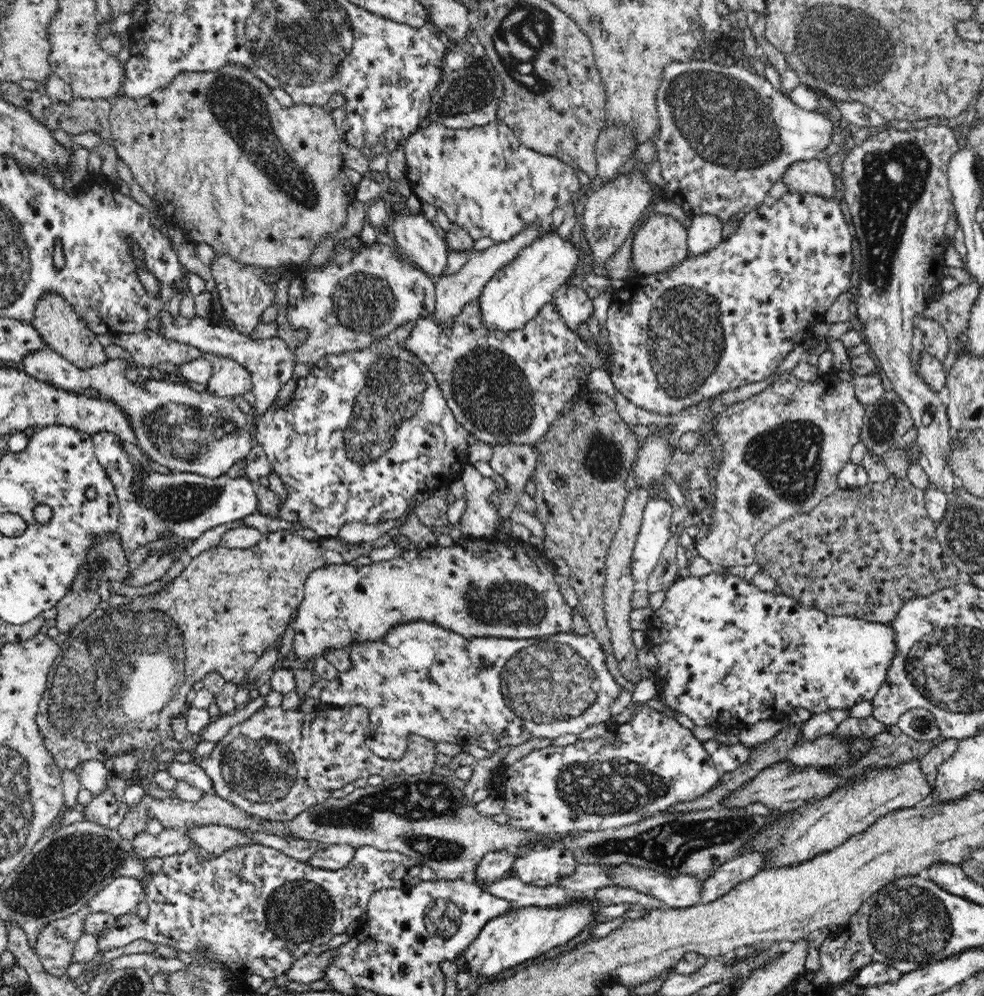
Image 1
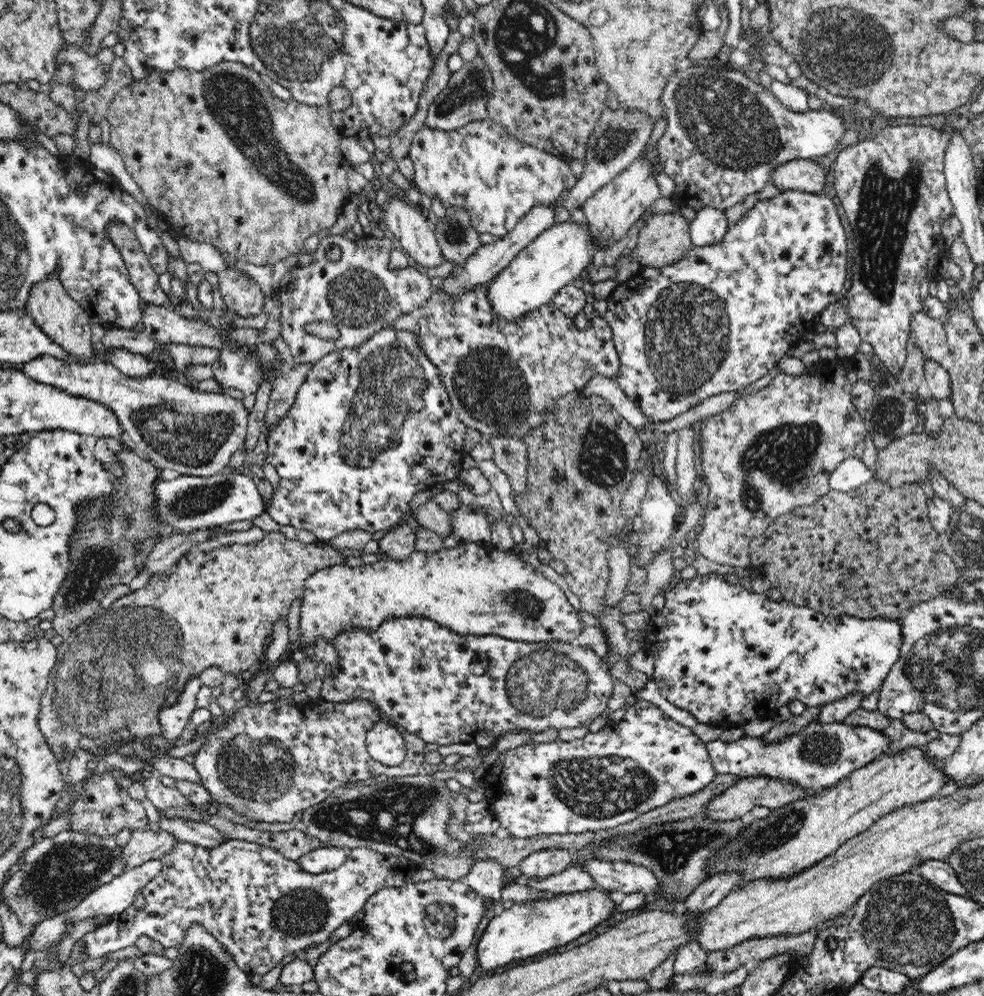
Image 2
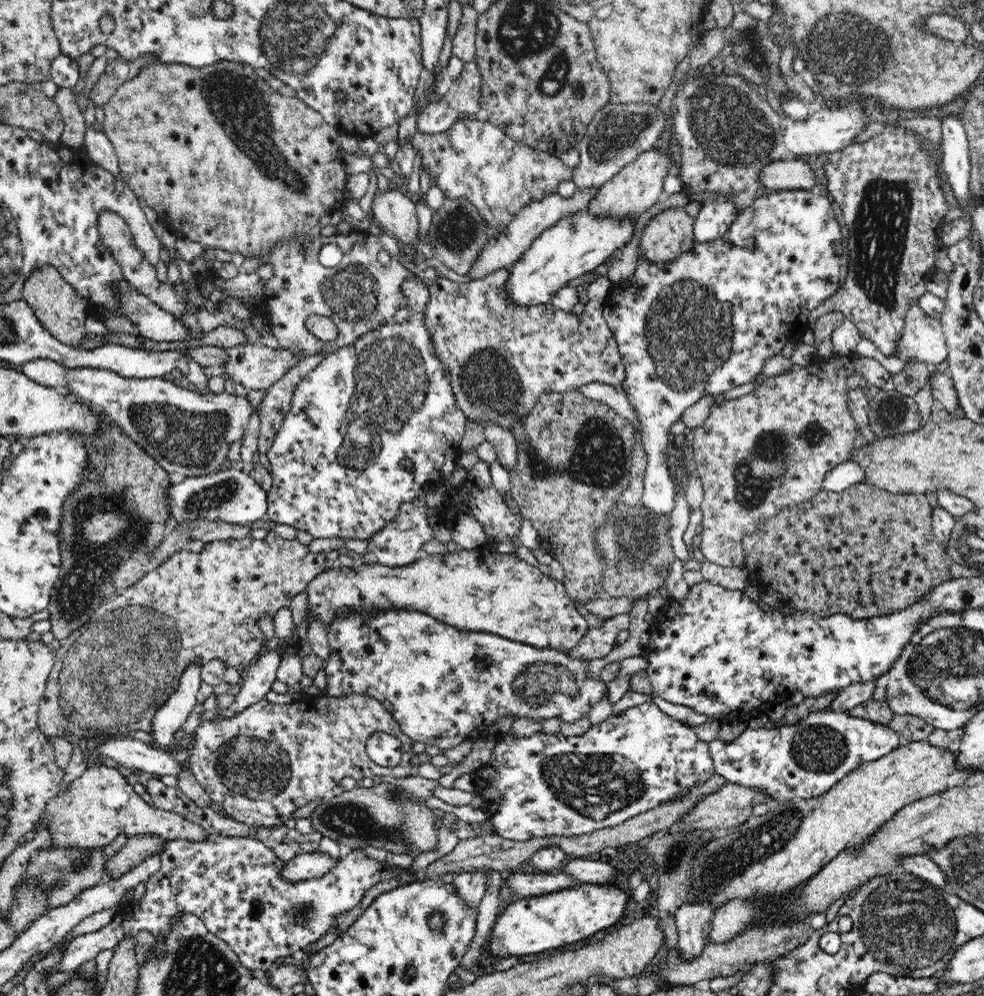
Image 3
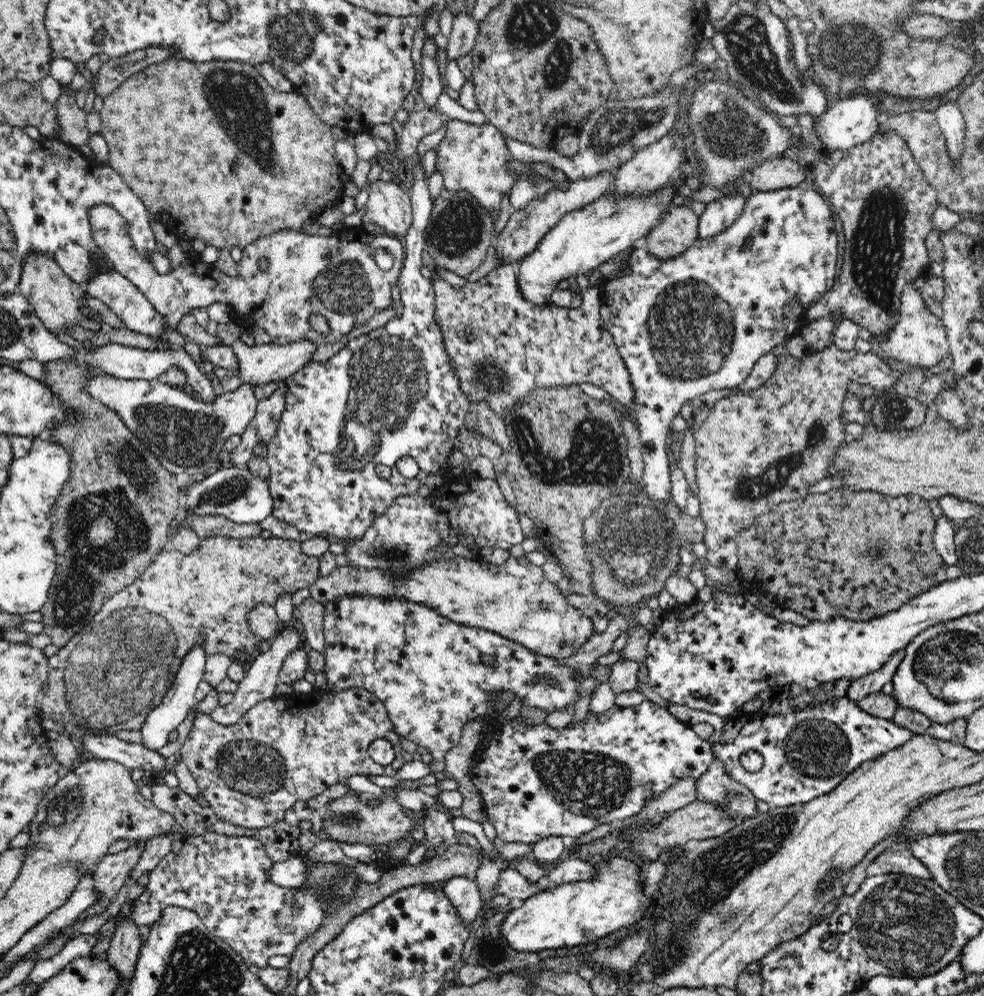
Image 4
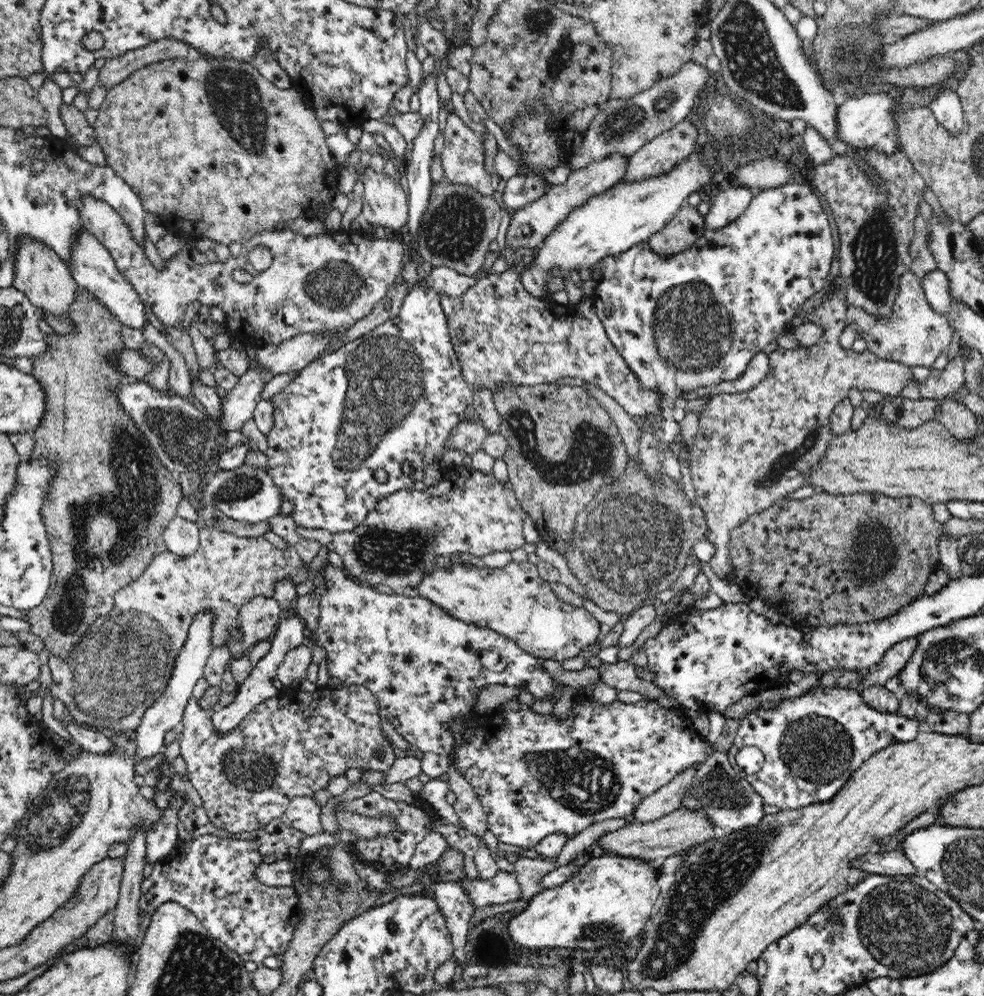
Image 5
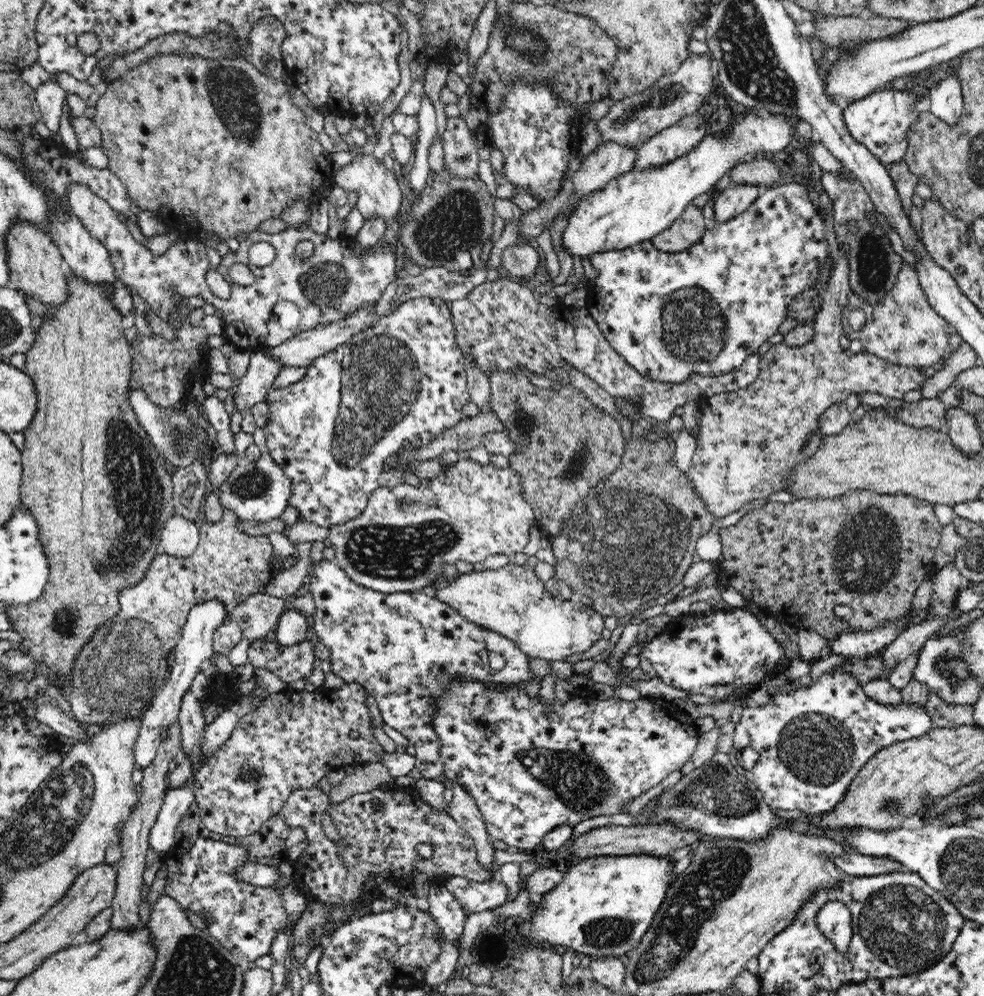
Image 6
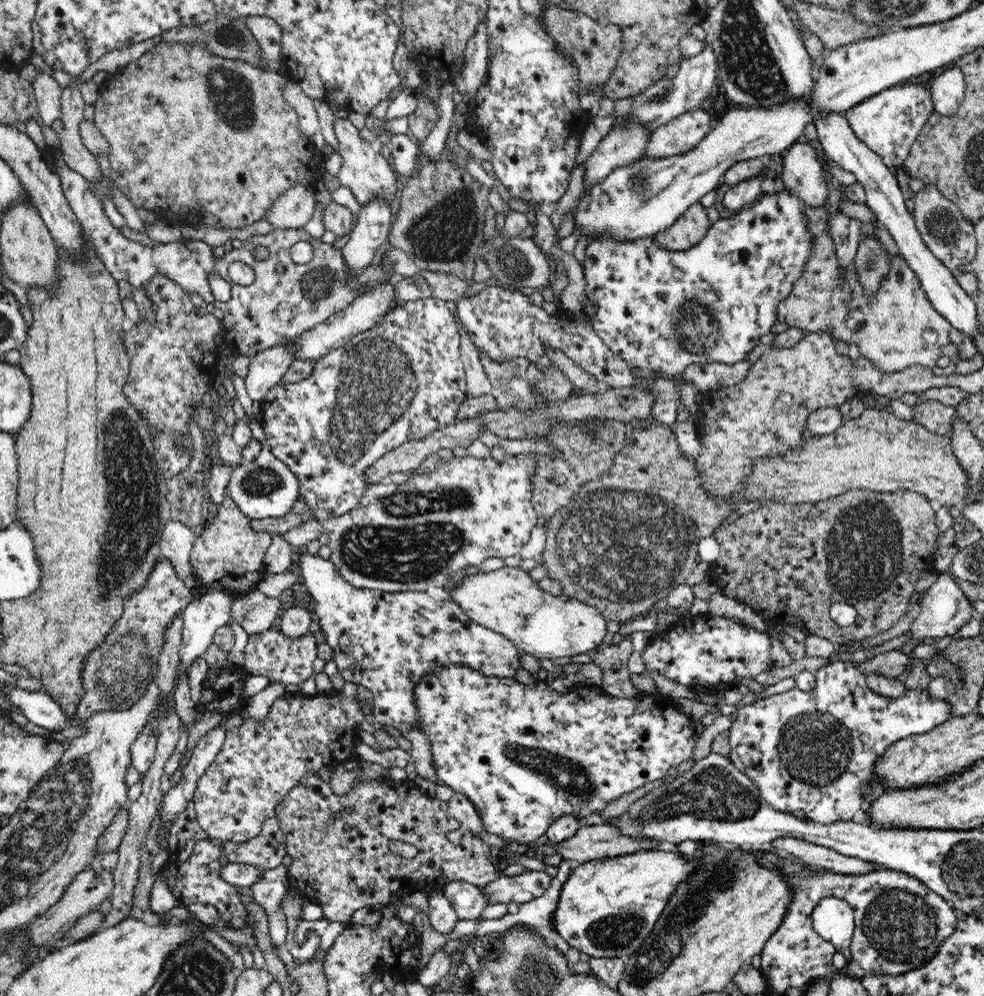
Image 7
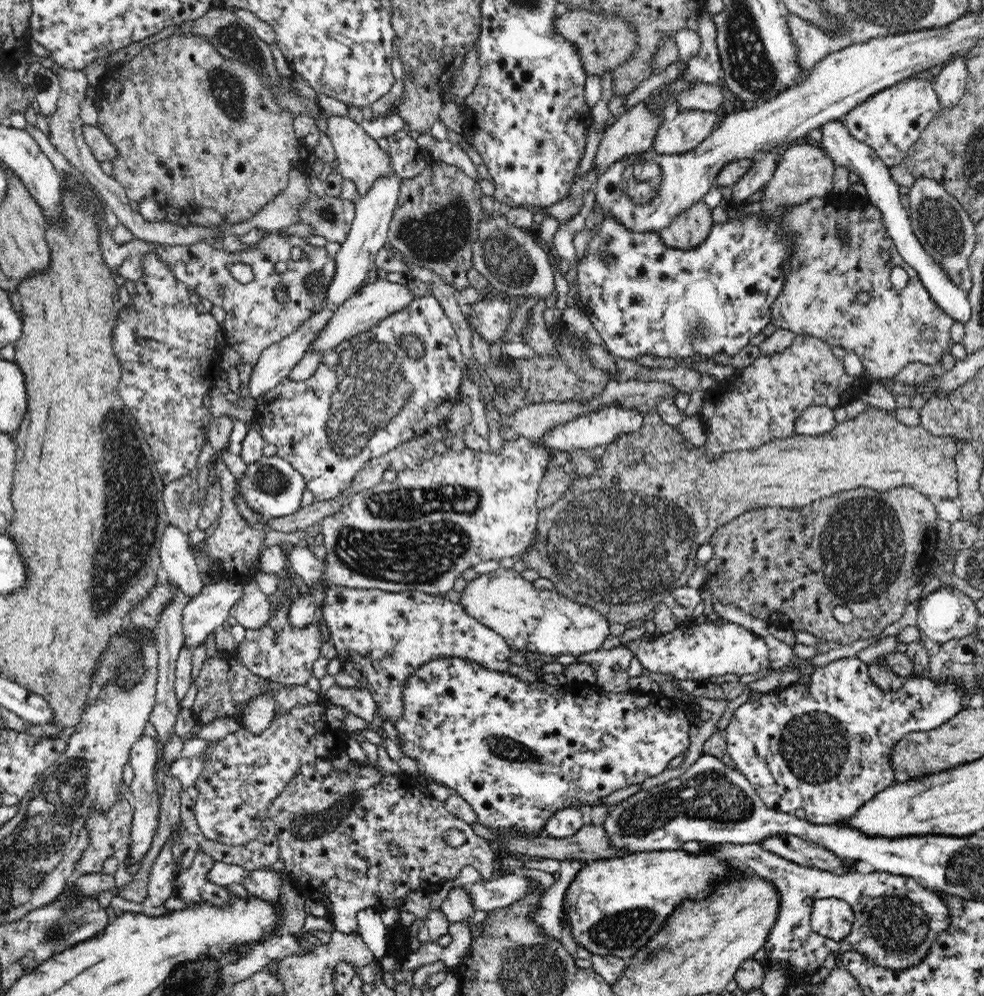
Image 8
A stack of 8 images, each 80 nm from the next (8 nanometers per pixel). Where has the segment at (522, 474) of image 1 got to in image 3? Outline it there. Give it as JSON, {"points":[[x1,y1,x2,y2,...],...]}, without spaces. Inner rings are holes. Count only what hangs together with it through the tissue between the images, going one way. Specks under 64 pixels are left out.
{"points":[[492,423,484,428,485,440,492,443,496,449,497,460,508,472,517,469,518,445,516,437,510,430,502,429]]}

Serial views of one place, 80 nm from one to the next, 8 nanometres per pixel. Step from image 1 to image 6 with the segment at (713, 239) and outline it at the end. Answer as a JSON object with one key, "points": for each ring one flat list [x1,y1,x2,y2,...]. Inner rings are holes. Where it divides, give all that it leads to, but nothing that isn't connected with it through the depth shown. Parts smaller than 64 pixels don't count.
{"points":[[732,185,720,192,713,203,715,222,722,224,748,210,760,191,760,188,754,185]]}

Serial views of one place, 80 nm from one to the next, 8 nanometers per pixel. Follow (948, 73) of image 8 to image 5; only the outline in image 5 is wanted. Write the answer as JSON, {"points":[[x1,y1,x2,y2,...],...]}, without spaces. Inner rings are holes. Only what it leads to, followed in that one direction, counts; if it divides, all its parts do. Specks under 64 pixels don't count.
{"points":[[954,90,940,92,929,108,933,110,933,115,941,126,950,133,950,137,958,136,962,132,964,111,957,92]]}

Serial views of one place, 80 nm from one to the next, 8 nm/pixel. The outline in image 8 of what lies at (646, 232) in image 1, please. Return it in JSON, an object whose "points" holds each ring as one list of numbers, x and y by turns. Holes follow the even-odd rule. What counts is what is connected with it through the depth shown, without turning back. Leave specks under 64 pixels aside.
{"points":[[703,200,696,202,658,232,662,243,672,249,695,249,711,234,711,212]]}

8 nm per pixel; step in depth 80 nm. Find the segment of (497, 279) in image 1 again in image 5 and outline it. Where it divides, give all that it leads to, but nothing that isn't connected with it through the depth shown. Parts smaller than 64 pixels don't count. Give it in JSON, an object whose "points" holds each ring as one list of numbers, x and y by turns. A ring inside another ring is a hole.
{"points":[[692,153,665,175,631,183,622,181,606,192,589,198,559,222,541,246,529,256,526,266,519,268,522,285,533,298,549,299,547,282,554,277,551,274,553,269,562,271,563,276,570,271,581,274,593,269,608,256,622,254,647,242,652,234,659,232,668,220,672,220,672,216,687,203,690,194,712,178,714,170,716,165,706,168,700,164,700,156]]}

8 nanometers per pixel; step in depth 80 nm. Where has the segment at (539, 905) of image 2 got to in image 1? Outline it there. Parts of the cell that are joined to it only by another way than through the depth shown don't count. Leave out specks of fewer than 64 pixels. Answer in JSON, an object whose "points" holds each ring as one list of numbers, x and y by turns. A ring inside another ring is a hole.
{"points":[[572,903,556,908,517,906,516,909,489,920,482,927,470,946,460,956,456,956,456,961,461,961,459,970,490,978,540,954,553,954,554,948,568,943,594,920,594,905,598,906,590,903]]}

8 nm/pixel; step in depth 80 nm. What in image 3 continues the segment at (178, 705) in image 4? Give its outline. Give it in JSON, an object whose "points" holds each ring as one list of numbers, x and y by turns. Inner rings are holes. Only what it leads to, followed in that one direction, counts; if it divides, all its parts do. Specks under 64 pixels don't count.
{"points":[[194,663,186,667,179,678,178,688,164,701,154,714,152,736,156,747,170,746,175,742,174,734,183,729,187,718,197,704,197,694,203,683,200,678,201,666]]}

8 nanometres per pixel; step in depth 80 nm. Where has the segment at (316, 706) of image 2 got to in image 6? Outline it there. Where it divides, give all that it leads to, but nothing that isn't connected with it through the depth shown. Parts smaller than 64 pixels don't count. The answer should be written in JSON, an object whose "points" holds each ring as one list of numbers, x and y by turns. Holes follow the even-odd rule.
{"points":[[344,683,339,689,322,685,315,691,293,690,270,694,236,724,230,739,212,757,204,755,204,734,208,724,200,701,191,691,182,699,179,714,181,747,192,764,192,782,196,801,205,827,221,836,250,836,258,832,268,819,279,815,284,802,296,790,318,788,319,782,337,768,354,765,382,764,384,748,373,734,374,719,366,704,367,690,358,683]]}

